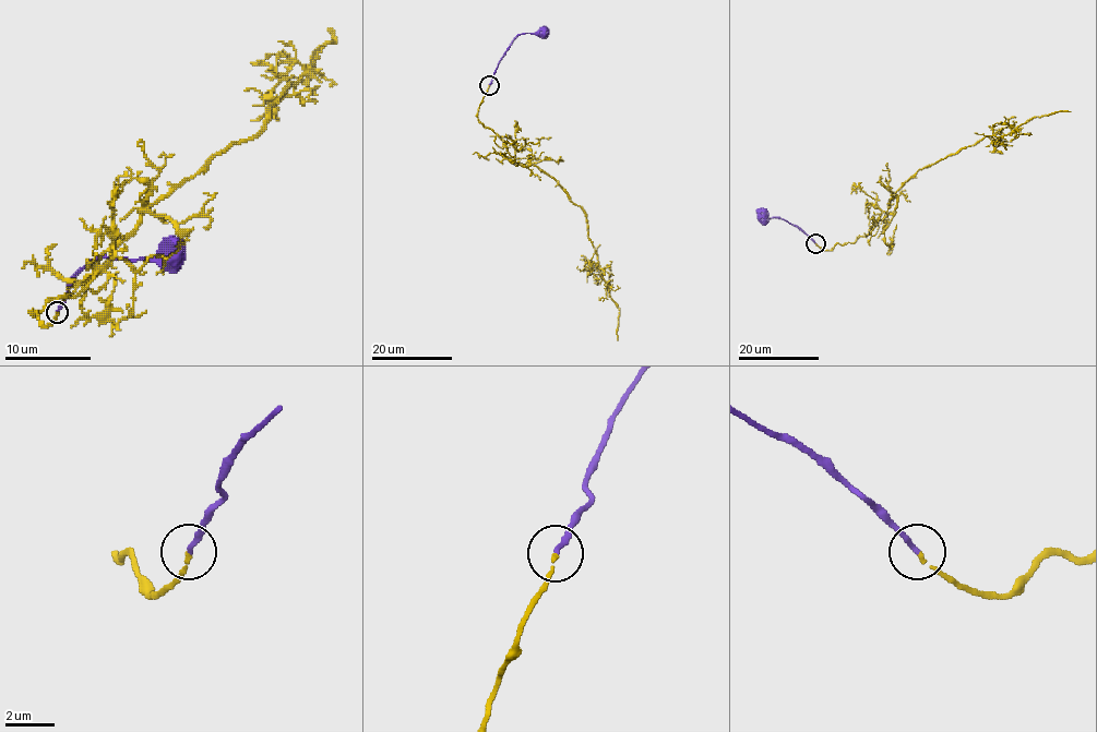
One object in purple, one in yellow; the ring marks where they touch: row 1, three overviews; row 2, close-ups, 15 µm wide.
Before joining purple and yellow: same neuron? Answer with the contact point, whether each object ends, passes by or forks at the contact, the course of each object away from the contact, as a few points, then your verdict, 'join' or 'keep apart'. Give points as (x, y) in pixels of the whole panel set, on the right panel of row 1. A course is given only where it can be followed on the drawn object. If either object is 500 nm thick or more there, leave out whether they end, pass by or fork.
place (815, 243); purple ends; yellow ends; course purple (815, 243), (796, 227), (777, 217), (764, 218), (759, 212); course yellow (815, 243), (830, 251), (865, 237), (919, 169), (1036, 117), (1071, 111); join

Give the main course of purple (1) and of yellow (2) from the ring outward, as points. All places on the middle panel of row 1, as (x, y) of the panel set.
1: (489, 85), (508, 47), (521, 34), (544, 33), (549, 28)
2: (489, 85), (477, 119), (515, 150), (517, 163), (536, 165), (583, 210), (598, 270), (620, 311), (618, 340)

